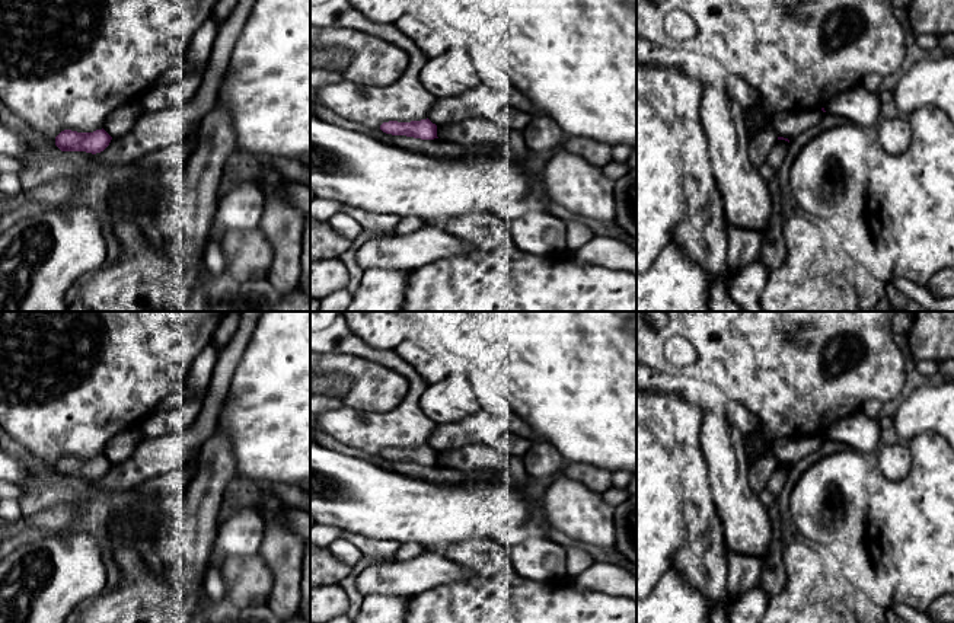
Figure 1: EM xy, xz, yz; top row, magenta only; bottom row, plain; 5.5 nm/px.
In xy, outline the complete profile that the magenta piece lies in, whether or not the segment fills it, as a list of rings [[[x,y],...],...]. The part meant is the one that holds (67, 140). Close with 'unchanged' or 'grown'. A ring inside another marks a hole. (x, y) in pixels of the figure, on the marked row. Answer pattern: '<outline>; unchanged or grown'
[[[103,128],[93,132],[64,130],[55,137],[55,146],[61,151],[86,151],[96,154],[103,151],[111,140],[112,137]]]; unchanged

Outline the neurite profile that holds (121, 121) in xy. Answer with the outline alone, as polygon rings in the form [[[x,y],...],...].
[[[141,100],[125,102],[106,116],[103,130],[112,138],[119,138],[133,130],[143,112]]]

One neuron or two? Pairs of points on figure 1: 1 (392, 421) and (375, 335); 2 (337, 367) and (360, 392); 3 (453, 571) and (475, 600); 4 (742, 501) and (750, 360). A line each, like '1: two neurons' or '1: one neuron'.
1: two neurons
2: one neuron
3: two neurons
4: two neurons

